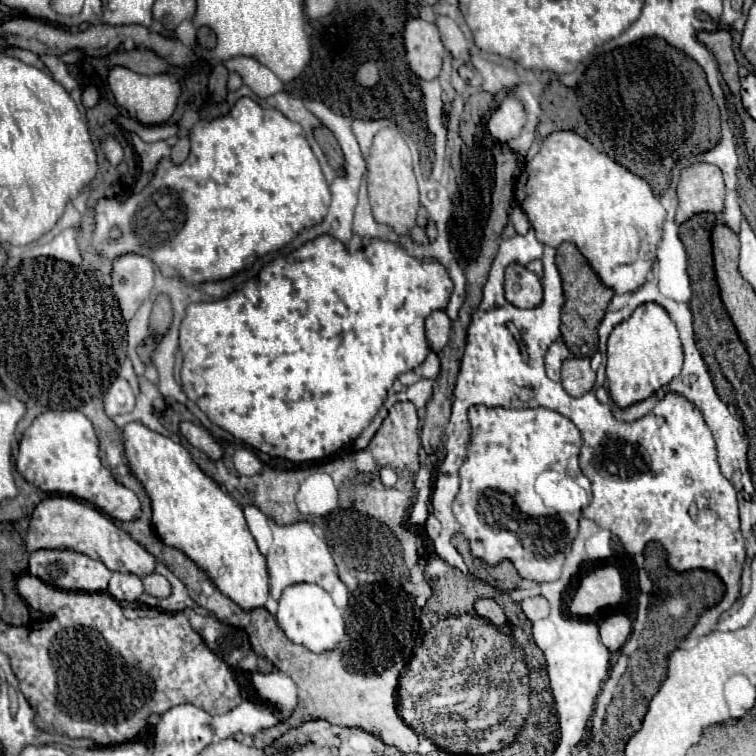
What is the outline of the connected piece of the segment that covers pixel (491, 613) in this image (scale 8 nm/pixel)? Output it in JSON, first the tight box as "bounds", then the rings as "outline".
{"bounds":[475,598,507,628],"outline":[[[483,598],[477,600],[475,602],[475,612],[477,612],[477,616],[489,620],[489,622],[491,622],[493,626],[497,626],[497,628],[503,628],[503,626],[507,624],[501,608],[493,602],[493,599]]]}

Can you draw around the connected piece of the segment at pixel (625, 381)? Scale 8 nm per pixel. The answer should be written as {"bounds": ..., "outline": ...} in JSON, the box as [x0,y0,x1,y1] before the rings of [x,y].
{"bounds":[607,302,683,408],"outline":[[[655,302],[641,304],[635,312],[615,326],[607,342],[609,394],[617,406],[625,408],[653,396],[661,386],[681,372],[683,348],[677,326],[669,312]]]}

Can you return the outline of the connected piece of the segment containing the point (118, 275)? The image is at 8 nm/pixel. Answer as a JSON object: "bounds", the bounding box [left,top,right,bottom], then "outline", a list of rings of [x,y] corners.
{"bounds":[111,254,155,320],"outline":[[[123,254],[113,260],[111,290],[115,292],[123,318],[129,320],[153,290],[155,264],[141,254]]]}

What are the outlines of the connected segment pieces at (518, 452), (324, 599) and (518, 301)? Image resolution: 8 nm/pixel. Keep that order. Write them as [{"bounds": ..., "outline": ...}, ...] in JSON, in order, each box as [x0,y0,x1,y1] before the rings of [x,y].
[{"bounds":[453,408,591,582],"outline":[[[471,408],[469,412],[469,422],[471,422],[471,444],[469,444],[469,452],[467,452],[467,460],[463,462],[459,476],[461,476],[461,488],[459,494],[453,502],[453,514],[461,526],[461,534],[469,540],[471,544],[471,554],[481,558],[487,564],[499,564],[501,560],[511,560],[515,570],[519,572],[521,578],[525,580],[533,580],[533,582],[551,582],[557,580],[561,576],[561,566],[563,560],[567,556],[567,552],[571,550],[571,542],[577,536],[577,522],[579,522],[579,514],[581,508],[589,504],[591,496],[585,488],[581,488],[577,484],[577,480],[581,478],[579,472],[579,464],[577,464],[577,456],[579,456],[579,430],[575,428],[575,424],[571,424],[571,420],[567,420],[565,416],[559,416],[557,412],[551,412],[547,408],[525,408],[525,410],[505,410],[505,408]]]},{"bounds":[277,584,343,652],"outline":[[[291,584],[283,590],[279,598],[279,610],[277,610],[277,624],[285,632],[285,636],[301,644],[313,652],[327,652],[339,646],[343,638],[343,616],[339,608],[335,606],[333,598],[317,584]]]},{"bounds":[505,264,543,310],"outline":[[[511,264],[505,270],[505,298],[523,310],[537,308],[543,302],[543,286],[525,266]]]}]

